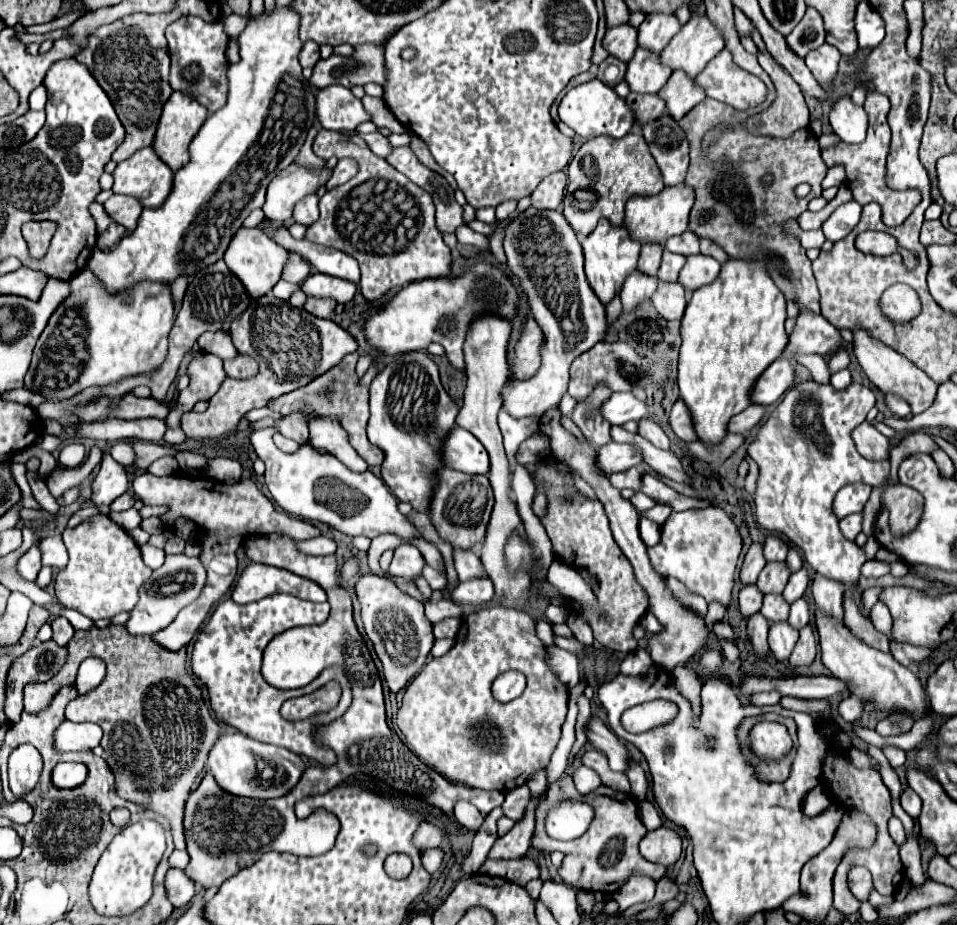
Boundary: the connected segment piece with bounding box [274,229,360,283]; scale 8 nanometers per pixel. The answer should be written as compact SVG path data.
M286 229L276 231L274 241L288 251L300 253L304 259L308 259L324 275L334 275L334 277L348 279L348 281L354 281L354 283L358 283L358 279L360 279L356 259L352 259L350 255L346 255L342 251L318 247L312 241L296 241L296 239L290 237L290 233Z

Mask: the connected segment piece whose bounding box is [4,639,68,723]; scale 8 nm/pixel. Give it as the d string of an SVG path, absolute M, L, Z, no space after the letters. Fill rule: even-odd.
M44 641L34 645L22 657L18 657L6 679L6 705L4 713L10 723L18 723L24 709L22 689L32 681L48 681L54 677L68 659L68 649L56 645L56 641Z

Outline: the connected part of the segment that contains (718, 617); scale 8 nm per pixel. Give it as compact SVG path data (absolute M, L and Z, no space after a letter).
M710 603L708 613L706 613L706 617L704 617L704 621L706 621L706 629L712 631L714 623L720 623L720 621L724 619L724 613L726 613L726 607L724 607L724 605L720 605L720 603Z

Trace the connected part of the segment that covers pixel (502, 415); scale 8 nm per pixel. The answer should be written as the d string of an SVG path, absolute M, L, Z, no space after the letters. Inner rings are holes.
M504 407L498 413L498 423L500 423L503 443L511 470L510 479L512 479L514 467L517 466L516 453L518 448L526 440L526 437L530 437L538 429L538 423L534 423L534 419L514 419L512 415L508 415L504 411Z

